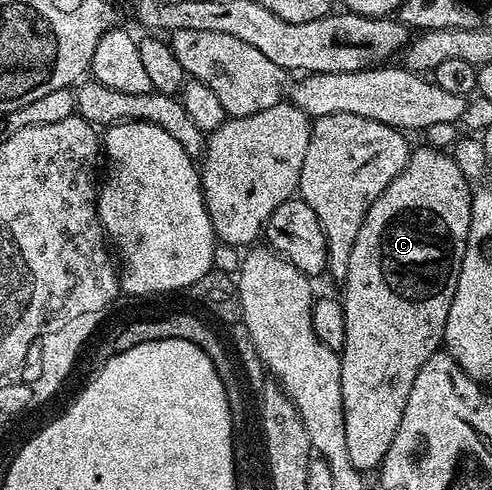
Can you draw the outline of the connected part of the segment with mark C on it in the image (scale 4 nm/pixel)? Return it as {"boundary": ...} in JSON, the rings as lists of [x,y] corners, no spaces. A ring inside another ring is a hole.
{"boundary":[[[420,146],[408,155],[406,168],[390,180],[386,192],[370,204],[370,212],[366,212],[366,220],[362,220],[362,228],[358,228],[358,240],[354,240],[354,248],[350,248],[350,264],[348,276],[343,279],[344,294],[344,346],[339,350],[340,371],[342,372],[342,408],[346,424],[346,452],[350,456],[350,464],[361,472],[375,471],[384,461],[386,452],[390,452],[390,444],[394,440],[394,432],[398,432],[398,424],[402,424],[402,412],[406,408],[406,400],[410,396],[410,388],[414,388],[414,376],[418,376],[418,368],[430,360],[430,356],[441,349],[446,328],[446,316],[450,316],[450,304],[454,300],[454,288],[458,288],[458,272],[462,268],[462,256],[466,256],[466,240],[470,236],[470,216],[472,215],[473,183],[458,168],[456,159],[451,153],[435,150],[432,146]]]}

